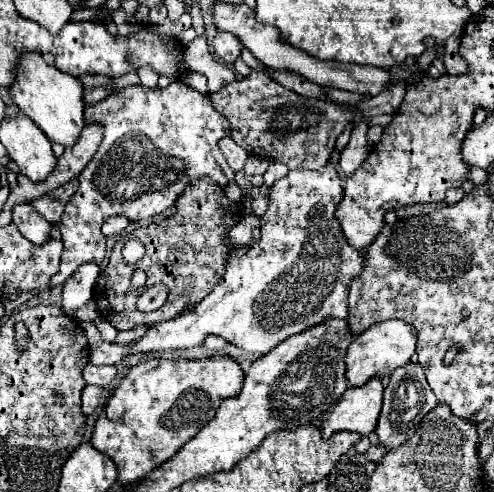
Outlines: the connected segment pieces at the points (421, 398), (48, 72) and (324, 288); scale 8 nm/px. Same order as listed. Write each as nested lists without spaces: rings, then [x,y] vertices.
[[[408,362],[404,368],[396,368],[396,372],[390,374],[390,382],[384,388],[384,404],[382,404],[382,412],[378,418],[378,426],[376,426],[376,436],[378,442],[386,448],[398,448],[400,444],[404,444],[410,436],[414,436],[416,428],[420,426],[422,418],[438,404],[434,392],[428,388],[424,370],[420,368],[420,364],[416,362]]]
[[[24,52],[16,66],[16,78],[8,86],[8,92],[14,104],[34,120],[42,132],[48,136],[50,142],[56,142],[64,148],[70,146],[72,140],[78,140],[84,120],[84,102],[82,102],[82,82],[70,74],[60,72],[56,66],[46,64],[42,54],[38,52]]]
[[[334,154],[334,158],[332,158],[332,162],[330,164],[326,164],[322,170],[304,170],[304,168],[300,168],[300,170],[290,170],[282,180],[278,180],[272,188],[270,188],[270,194],[268,194],[268,200],[270,200],[270,206],[268,206],[268,210],[266,210],[266,214],[262,216],[262,220],[266,222],[264,226],[262,226],[262,240],[260,242],[252,242],[252,246],[250,246],[250,250],[244,254],[244,256],[240,256],[240,258],[230,258],[228,260],[228,268],[226,268],[226,274],[222,276],[222,280],[212,288],[212,292],[200,302],[200,304],[196,304],[190,312],[186,312],[186,314],[182,314],[180,318],[174,318],[174,320],[168,320],[168,322],[162,322],[162,324],[158,324],[156,328],[150,328],[148,330],[148,334],[144,336],[144,338],[140,338],[138,342],[134,342],[134,344],[130,344],[130,346],[118,346],[118,344],[114,344],[114,342],[100,342],[98,346],[94,346],[94,348],[90,348],[90,362],[92,364],[96,364],[96,366],[116,366],[116,364],[120,364],[122,362],[122,358],[124,356],[128,356],[128,354],[134,354],[134,352],[150,352],[150,350],[174,350],[174,348],[190,348],[190,346],[200,346],[202,342],[204,342],[204,338],[206,336],[222,336],[226,342],[230,342],[230,344],[234,344],[234,346],[240,346],[240,348],[244,348],[246,352],[258,352],[260,356],[262,354],[268,354],[276,344],[280,344],[280,342],[284,342],[288,336],[294,336],[294,334],[300,334],[300,332],[304,332],[304,328],[308,328],[308,326],[312,326],[312,324],[320,324],[320,320],[328,320],[328,318],[346,318],[346,314],[348,314],[348,286],[350,286],[350,282],[356,278],[356,276],[360,276],[360,272],[362,272],[362,254],[356,250],[356,248],[352,248],[350,244],[348,244],[348,240],[344,240],[344,232],[342,232],[342,228],[340,228],[340,224],[338,224],[338,220],[336,220],[336,216],[334,216],[334,212],[336,212],[336,204],[342,200],[342,180],[338,178],[338,172],[336,172],[336,168],[334,168],[334,162],[336,162],[336,154]]]

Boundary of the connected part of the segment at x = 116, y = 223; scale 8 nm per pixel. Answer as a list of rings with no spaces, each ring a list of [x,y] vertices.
[[[112,216],[112,218],[108,218],[108,220],[102,224],[102,234],[104,234],[106,238],[116,236],[116,234],[120,234],[128,224],[130,224],[130,222],[128,222],[126,216]]]

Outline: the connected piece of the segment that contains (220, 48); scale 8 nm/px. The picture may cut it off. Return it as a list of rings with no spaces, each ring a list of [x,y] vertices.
[[[218,32],[216,38],[212,40],[212,44],[214,44],[216,56],[226,64],[234,64],[236,58],[240,58],[240,54],[242,54],[242,44],[236,40],[236,36],[232,36],[228,32]]]

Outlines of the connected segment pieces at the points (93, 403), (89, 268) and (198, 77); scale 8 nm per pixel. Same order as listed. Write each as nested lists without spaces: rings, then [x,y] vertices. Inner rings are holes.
[[[86,386],[82,390],[82,412],[86,416],[96,410],[98,400],[100,400],[100,394],[102,394],[102,388],[100,386]]]
[[[82,264],[74,276],[64,284],[62,290],[62,302],[64,302],[64,312],[74,314],[76,308],[84,306],[94,292],[94,284],[100,276],[100,266],[98,264]]]
[[[188,72],[188,76],[186,76],[184,82],[186,82],[190,88],[198,90],[201,94],[208,95],[206,76],[202,76],[202,74],[198,74],[198,72]]]

